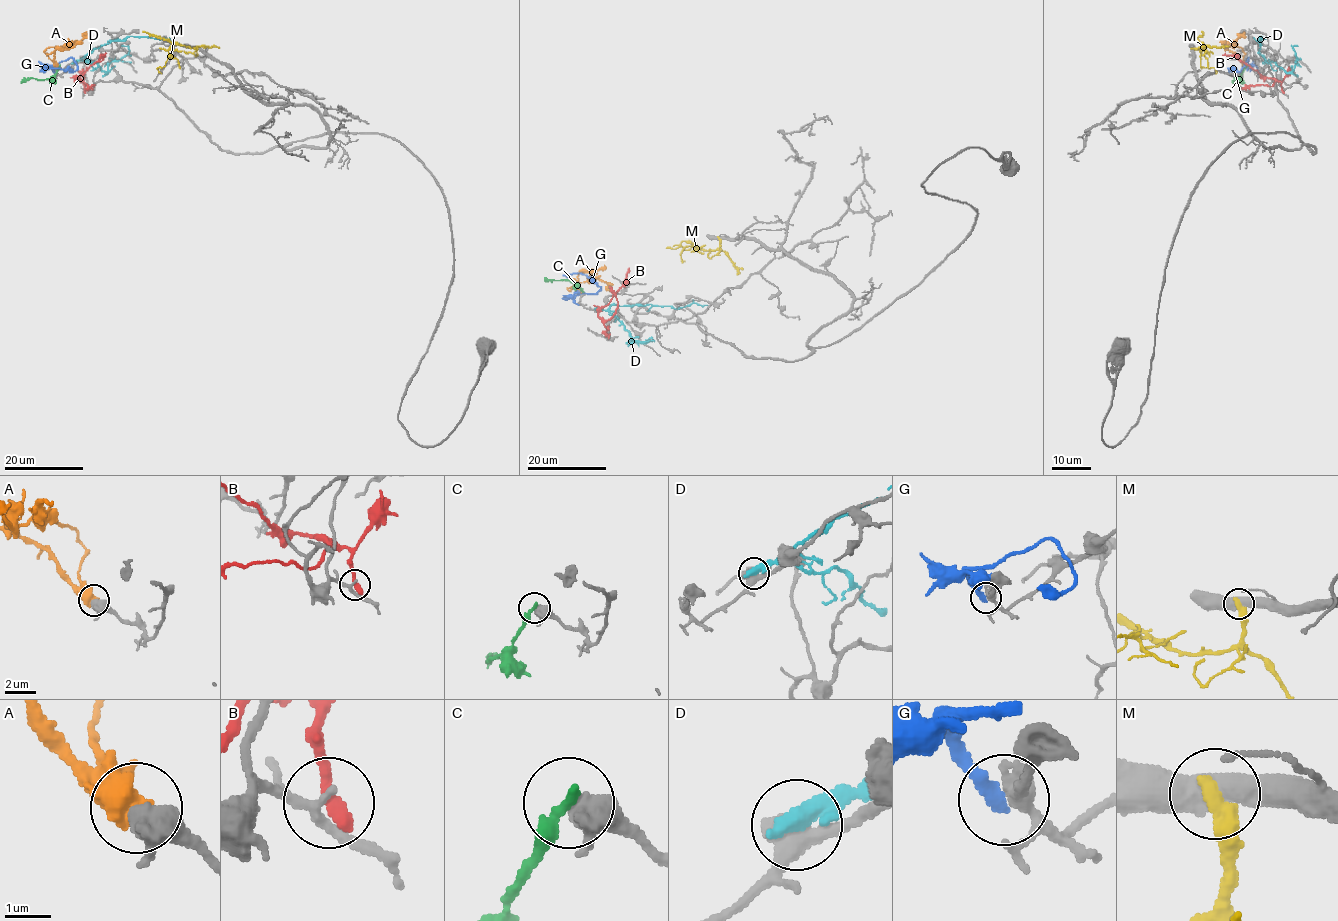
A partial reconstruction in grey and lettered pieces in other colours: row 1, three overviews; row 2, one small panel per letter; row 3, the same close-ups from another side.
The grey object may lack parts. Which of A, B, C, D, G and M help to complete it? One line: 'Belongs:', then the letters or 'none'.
Belongs: none

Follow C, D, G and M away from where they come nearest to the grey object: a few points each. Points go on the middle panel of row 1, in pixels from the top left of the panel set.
C: (582, 291), (569, 280), (544, 278)
D: (597, 310), (606, 310), (612, 305), (649, 304), (675, 309), (692, 303), (707, 305)
G: (578, 305), (574, 298), (580, 293), (596, 292), (600, 287), (584, 274), (563, 274)
M: (719, 238), (719, 247), (715, 250), (703, 251), (694, 245), (687, 246), (681, 254), (685, 262)

